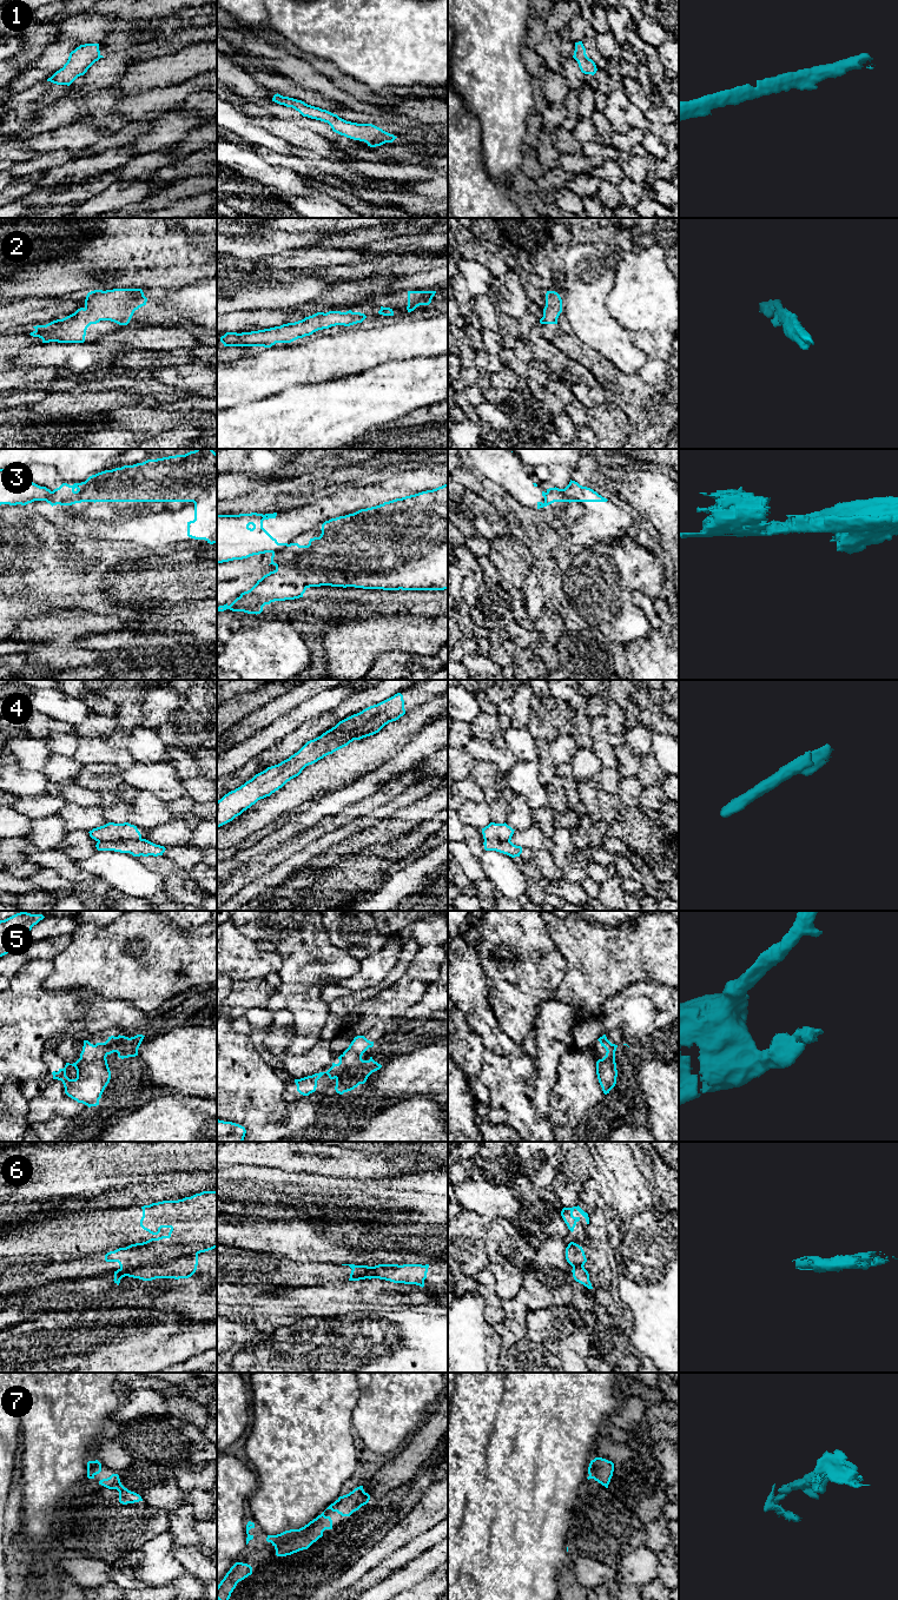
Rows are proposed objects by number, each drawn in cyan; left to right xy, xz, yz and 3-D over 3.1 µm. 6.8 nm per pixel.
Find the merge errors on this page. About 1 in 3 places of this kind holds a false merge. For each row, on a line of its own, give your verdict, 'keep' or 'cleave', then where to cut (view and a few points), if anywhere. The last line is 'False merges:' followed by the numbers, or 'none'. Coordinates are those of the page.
1: keep | no cut
2: keep | no cut
3: cleave | xz (289, 544), (272, 553)
4: cleave | xy (140, 838), (98, 841)
5: keep | no cut
6: cleave | xy (197, 1253), (182, 1255), (165, 1263), (126, 1267), (117, 1271)
7: keep | no cut
False merges: 3, 4, 6

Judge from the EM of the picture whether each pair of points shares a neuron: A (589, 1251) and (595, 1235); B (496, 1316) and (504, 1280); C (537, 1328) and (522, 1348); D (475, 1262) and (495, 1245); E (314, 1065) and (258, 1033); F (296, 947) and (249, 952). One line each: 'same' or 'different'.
A: different
B: different
C: different
D: different
E: same
F: different

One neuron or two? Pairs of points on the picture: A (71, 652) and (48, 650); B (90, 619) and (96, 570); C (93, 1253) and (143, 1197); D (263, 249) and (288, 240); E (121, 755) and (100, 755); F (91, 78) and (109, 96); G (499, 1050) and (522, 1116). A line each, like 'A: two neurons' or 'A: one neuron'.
A: one neuron
B: two neurons
C: two neurons
D: one neuron
E: one neuron
F: two neurons
G: one neuron

